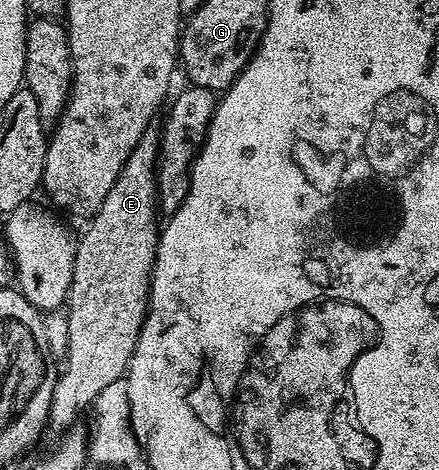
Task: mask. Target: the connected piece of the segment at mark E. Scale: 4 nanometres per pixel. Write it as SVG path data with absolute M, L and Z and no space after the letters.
M150 127L141 136L139 143L135 143L135 151L131 151L127 163L123 163L123 171L119 171L119 179L115 179L115 187L111 187L111 191L107 191L107 199L103 199L103 203L98 207L88 224L86 224L90 225L86 227L85 234L80 234L77 250L75 251L74 274L71 275L71 285L67 300L67 339L69 340L69 346L67 346L63 358L65 369L63 365L63 368L57 374L57 382L55 383L55 391L51 395L51 409L47 422L48 428L50 430L54 429L57 435L64 434L76 422L73 420L84 409L86 412L92 406L96 397L99 396L105 387L122 380L126 376L129 368L129 360L133 358L133 352L139 339L139 331L145 322L145 310L149 308L149 281L153 277L153 264L155 263L155 255L157 254L157 239L159 236L159 221L157 225L157 217L159 218L157 207L157 153L159 150L161 150L161 134L156 128Z

